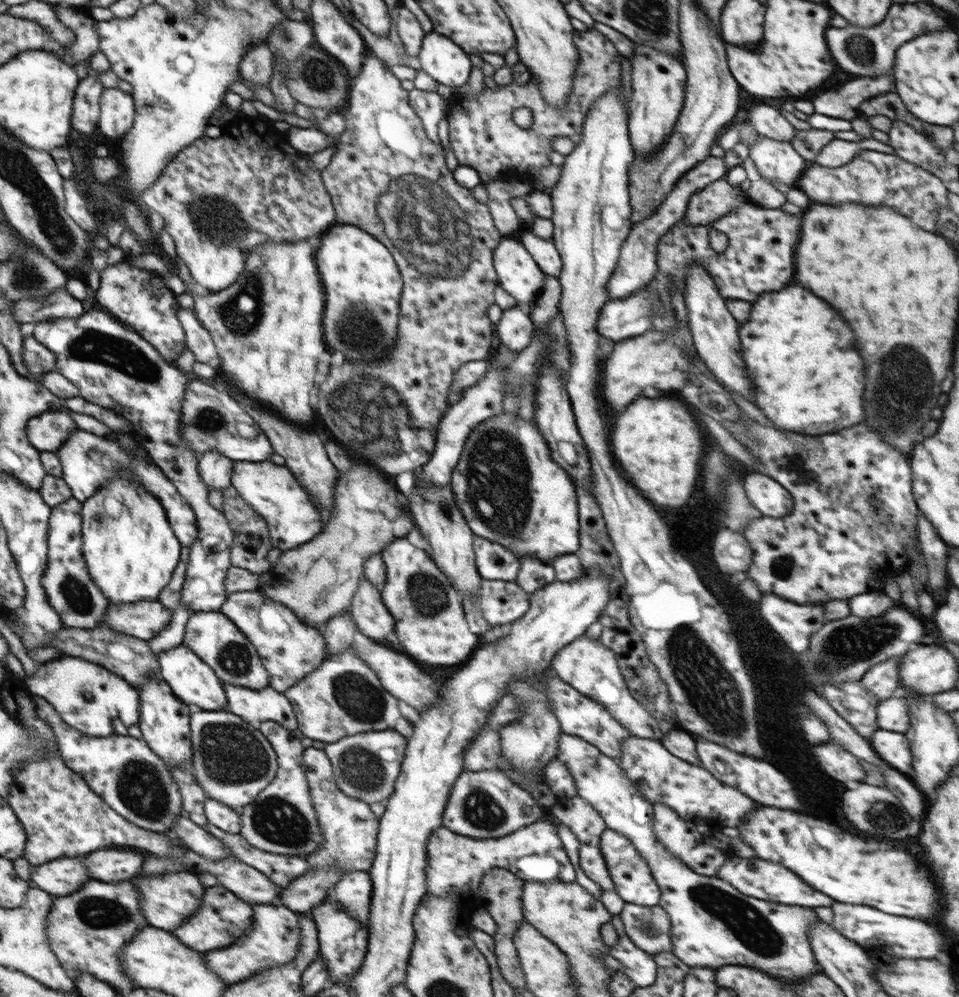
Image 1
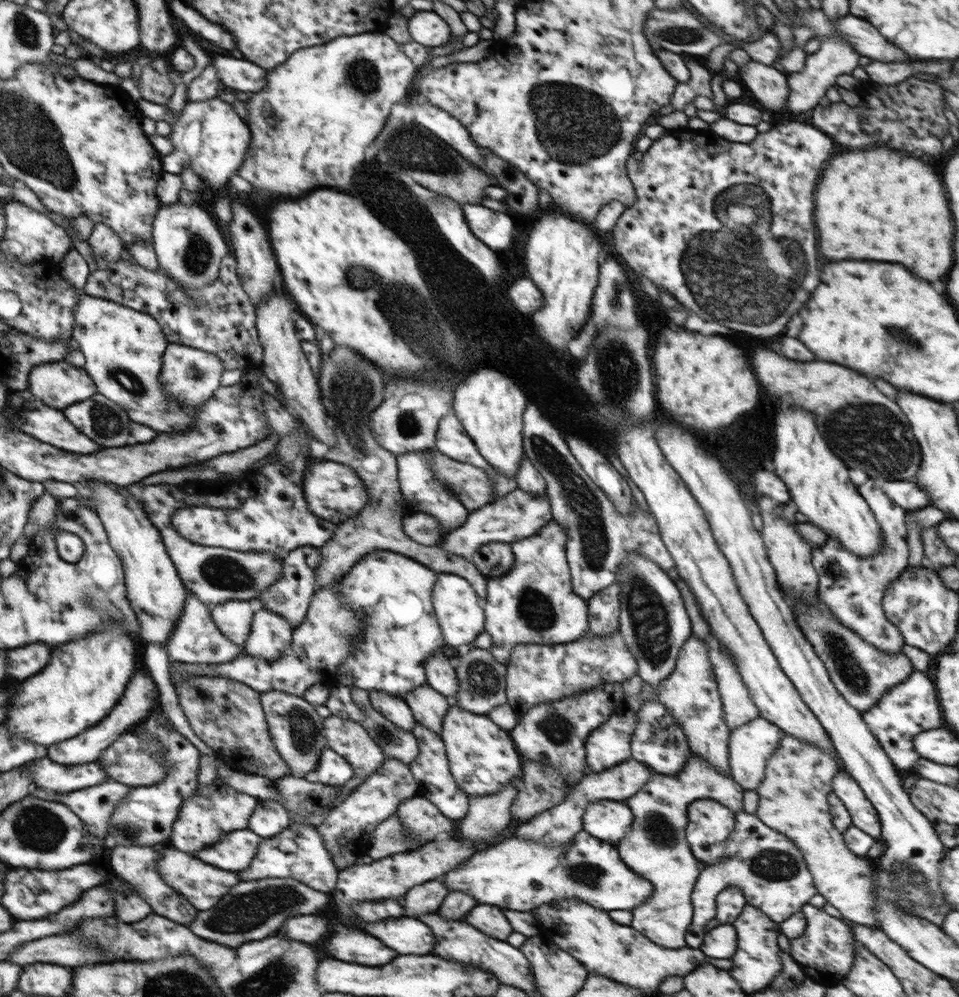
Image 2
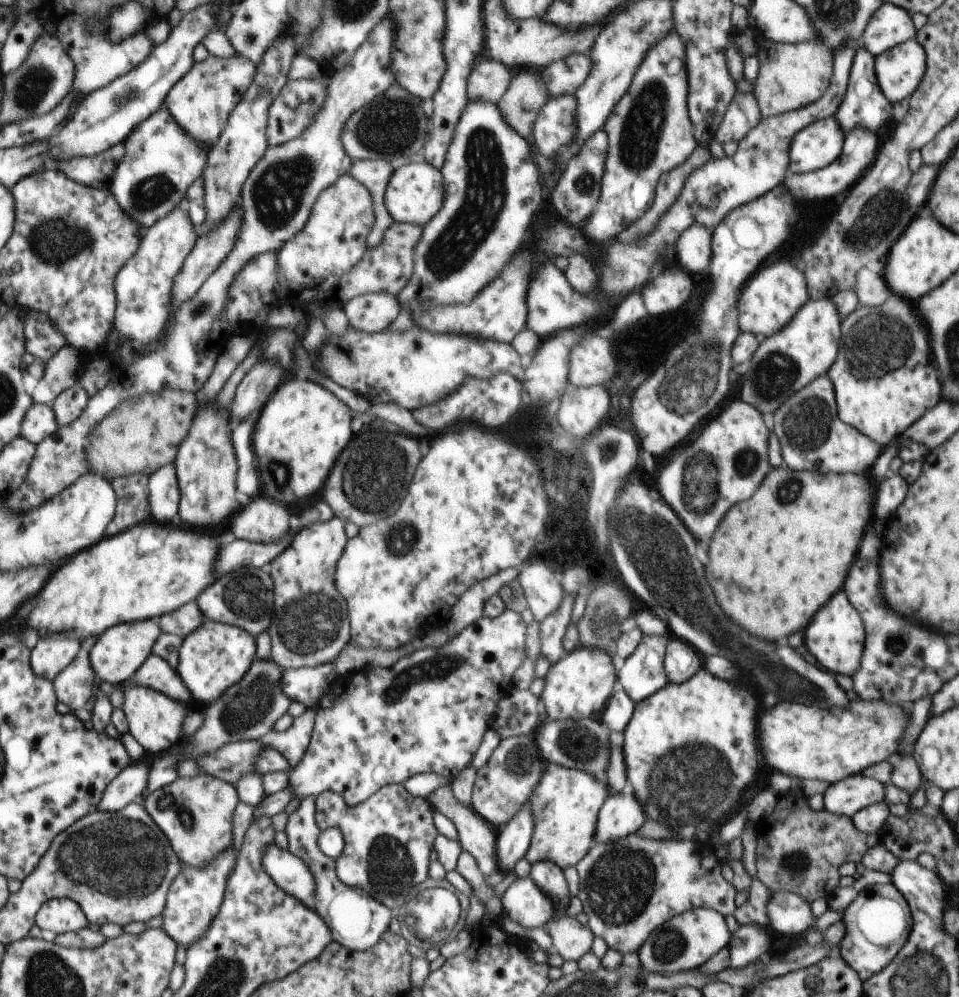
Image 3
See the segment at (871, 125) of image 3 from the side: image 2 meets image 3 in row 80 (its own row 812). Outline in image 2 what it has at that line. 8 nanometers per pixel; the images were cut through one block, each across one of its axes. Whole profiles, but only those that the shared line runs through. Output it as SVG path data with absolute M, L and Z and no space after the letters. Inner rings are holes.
M838 771L832 779L833 793L844 803L852 818L852 824L873 836L881 839L881 822L877 810L865 797L864 791L848 771Z

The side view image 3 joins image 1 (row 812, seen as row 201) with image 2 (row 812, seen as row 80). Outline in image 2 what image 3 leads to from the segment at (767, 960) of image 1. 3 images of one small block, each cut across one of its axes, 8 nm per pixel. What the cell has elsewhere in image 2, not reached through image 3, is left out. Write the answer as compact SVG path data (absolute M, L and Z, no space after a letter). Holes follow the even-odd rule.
M693 752L689 756L684 768L672 775L664 775L654 772L650 780L633 796L625 801L631 808L634 818L632 819L631 830L616 844L620 858L636 874L649 880L653 886L653 893L646 902L632 909L632 925L637 932L647 937L653 944L662 948L680 949L687 947L685 937L688 934L688 928L692 923L693 905L691 896L700 874L702 864L694 856L688 844L685 828L688 824L688 805L698 799L712 799L738 814L743 810L742 795L745 789L740 786L730 774L718 772L703 757Z

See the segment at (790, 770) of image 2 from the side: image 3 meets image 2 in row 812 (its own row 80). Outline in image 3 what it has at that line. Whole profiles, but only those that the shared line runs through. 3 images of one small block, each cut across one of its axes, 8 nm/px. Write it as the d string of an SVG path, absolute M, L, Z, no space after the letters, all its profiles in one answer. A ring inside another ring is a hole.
M818 41L794 44L768 42L760 44L755 55L760 66L753 92L762 118L802 109L822 98L833 75L833 50Z

